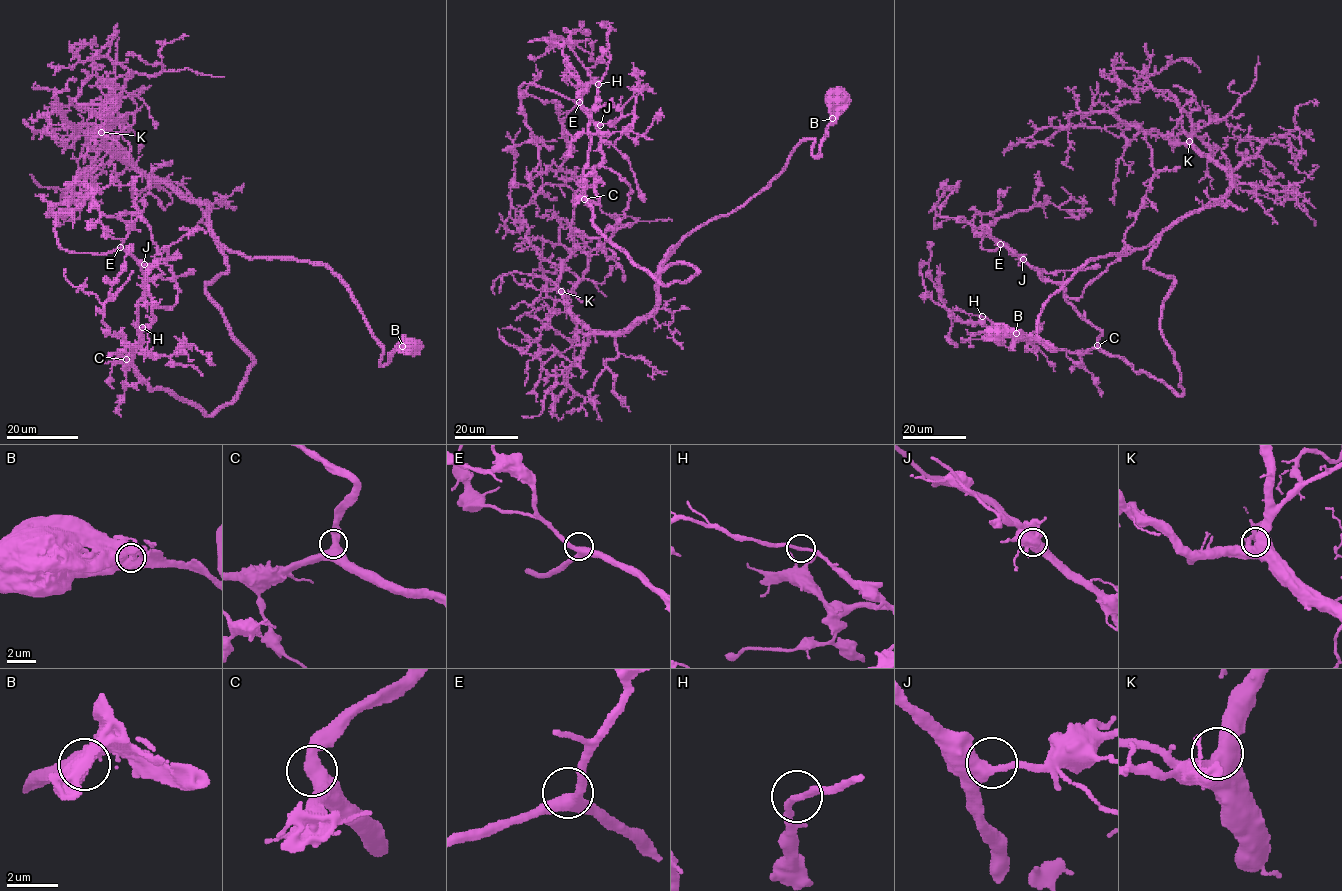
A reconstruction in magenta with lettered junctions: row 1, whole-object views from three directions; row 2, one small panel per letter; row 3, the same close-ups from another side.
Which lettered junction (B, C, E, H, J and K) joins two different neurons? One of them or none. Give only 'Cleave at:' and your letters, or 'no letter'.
Cleave at: no letter

